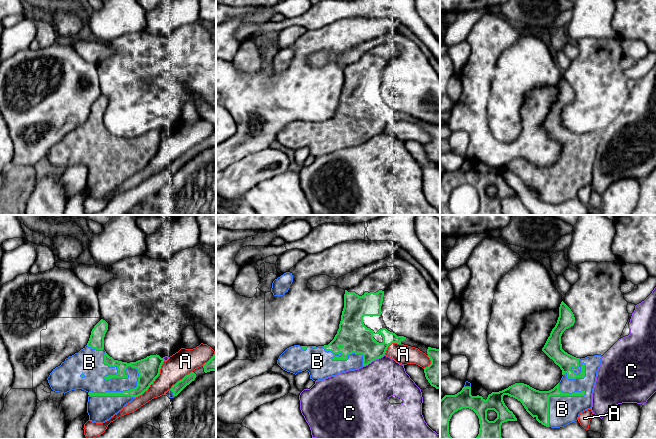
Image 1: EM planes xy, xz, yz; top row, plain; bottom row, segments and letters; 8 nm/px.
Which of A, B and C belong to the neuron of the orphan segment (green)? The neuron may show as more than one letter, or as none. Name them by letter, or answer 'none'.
B

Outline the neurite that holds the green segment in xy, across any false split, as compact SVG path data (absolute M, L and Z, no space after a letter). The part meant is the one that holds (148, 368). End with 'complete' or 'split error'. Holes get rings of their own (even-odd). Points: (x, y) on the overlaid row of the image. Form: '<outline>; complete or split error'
M101 319L87 345L53 369L47 378L55 392L82 389L88 393L89 420L103 423L142 395L160 374L164 359L150 355L136 362L114 360L104 350L108 323Z; split error

